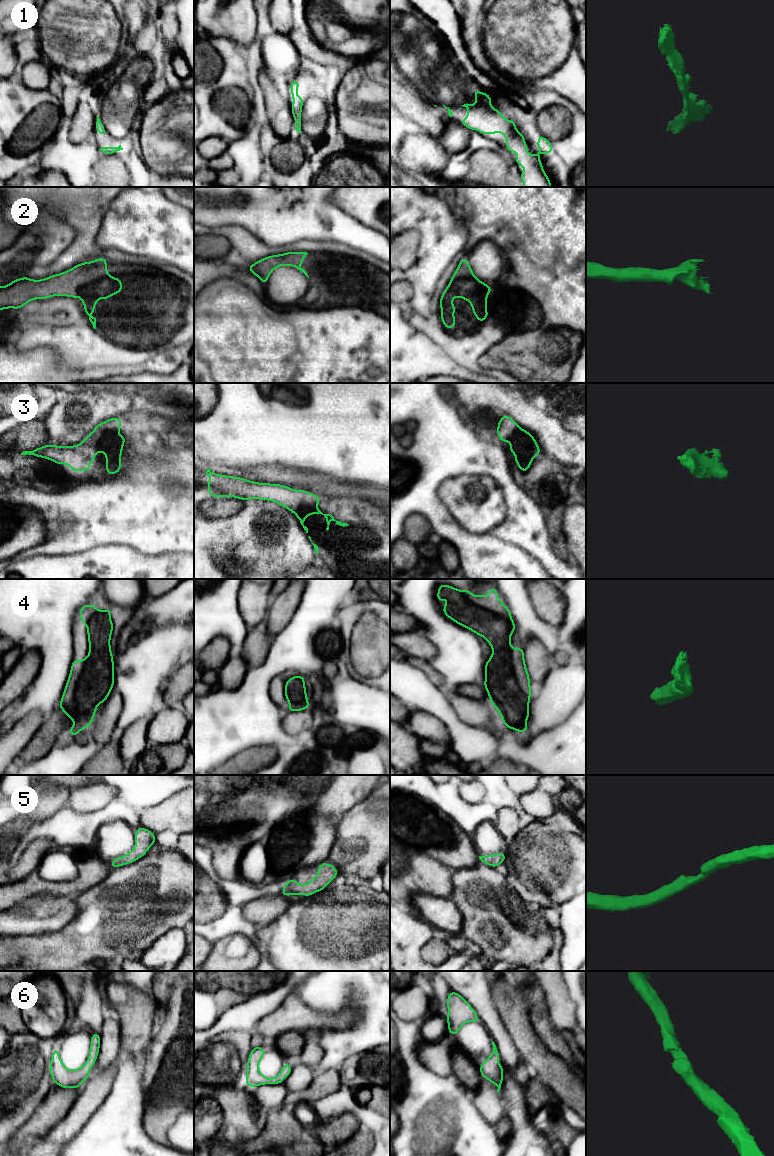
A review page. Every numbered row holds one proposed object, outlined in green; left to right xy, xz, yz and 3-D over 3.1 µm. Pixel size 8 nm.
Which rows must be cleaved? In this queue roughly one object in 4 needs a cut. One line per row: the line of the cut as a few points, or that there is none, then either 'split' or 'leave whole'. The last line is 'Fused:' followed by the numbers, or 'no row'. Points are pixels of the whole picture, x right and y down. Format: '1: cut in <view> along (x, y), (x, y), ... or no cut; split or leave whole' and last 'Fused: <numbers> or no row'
1: no cut; leave whole
2: no cut; leave whole
3: no cut; leave whole
4: no cut; leave whole
5: no cut; leave whole
6: no cut; leave whole
Fused: no row

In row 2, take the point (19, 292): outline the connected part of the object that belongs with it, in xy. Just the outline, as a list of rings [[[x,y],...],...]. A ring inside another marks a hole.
[[[100,257],[41,280],[32,280],[26,276],[15,279],[10,284],[0,287],[0,310],[8,308],[19,310],[35,299],[79,296],[87,317],[96,329],[96,318],[90,314],[95,312],[98,299],[106,300],[117,293],[122,293],[122,280],[108,275],[107,261]]]

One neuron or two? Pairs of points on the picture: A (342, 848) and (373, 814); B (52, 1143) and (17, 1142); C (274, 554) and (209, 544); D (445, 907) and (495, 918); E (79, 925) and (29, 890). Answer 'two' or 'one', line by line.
A: one
B: two
C: one
D: two
E: two

